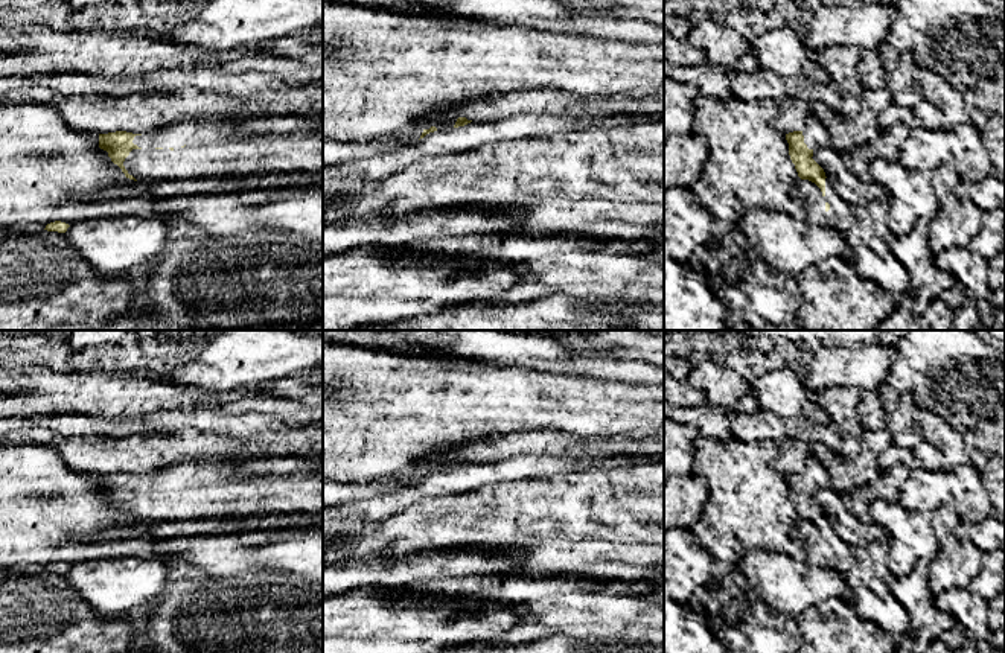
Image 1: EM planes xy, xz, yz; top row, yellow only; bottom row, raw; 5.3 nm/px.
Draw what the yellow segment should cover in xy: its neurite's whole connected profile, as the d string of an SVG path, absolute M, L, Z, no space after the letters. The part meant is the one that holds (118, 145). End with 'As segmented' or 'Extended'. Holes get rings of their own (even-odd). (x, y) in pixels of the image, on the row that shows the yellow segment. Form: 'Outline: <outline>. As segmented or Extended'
Outline: M126 131L99 134L99 148L117 164L126 178L149 181L189 180L196 151L203 145L184 145L178 149L139 148L132 143L136 135Z. Extended

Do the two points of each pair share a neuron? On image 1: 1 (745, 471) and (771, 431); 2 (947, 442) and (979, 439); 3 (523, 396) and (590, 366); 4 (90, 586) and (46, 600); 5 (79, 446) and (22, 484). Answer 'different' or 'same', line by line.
1: different
2: different
3: different
4: different
5: different

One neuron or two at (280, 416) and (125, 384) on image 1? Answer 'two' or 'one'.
one

